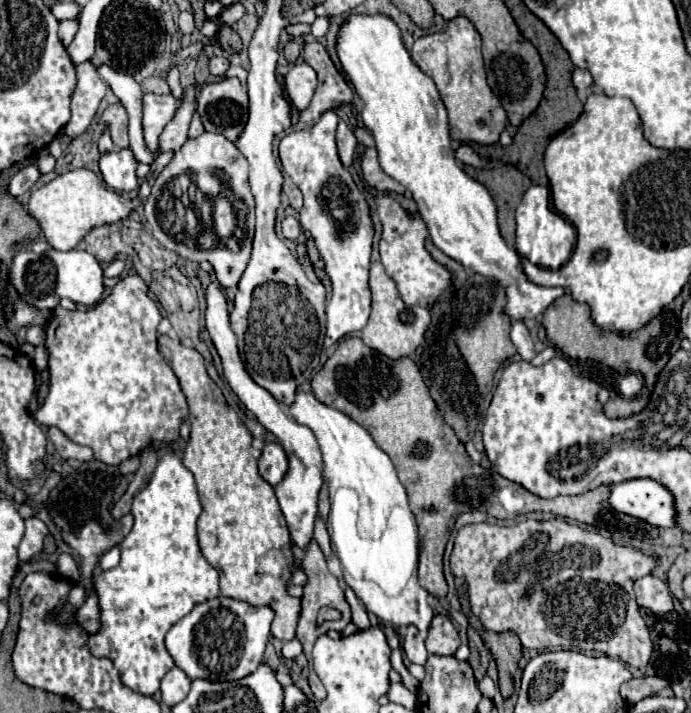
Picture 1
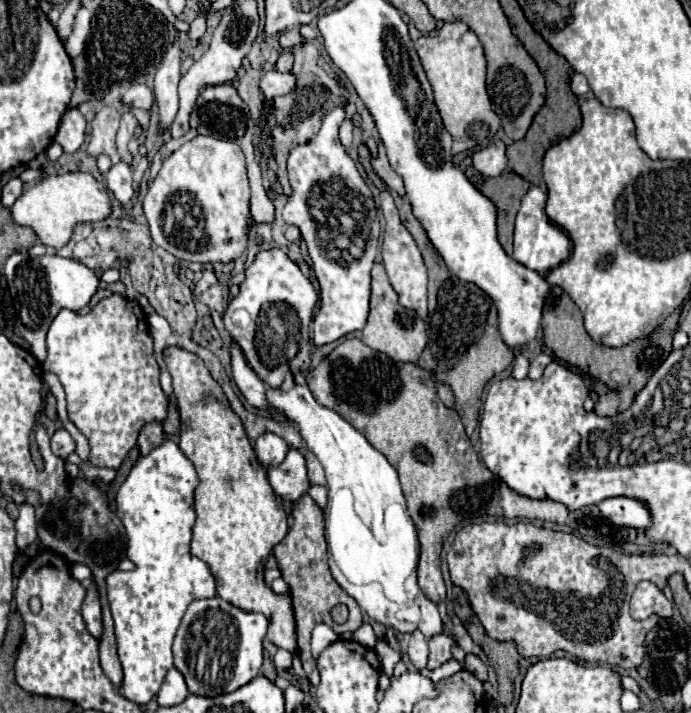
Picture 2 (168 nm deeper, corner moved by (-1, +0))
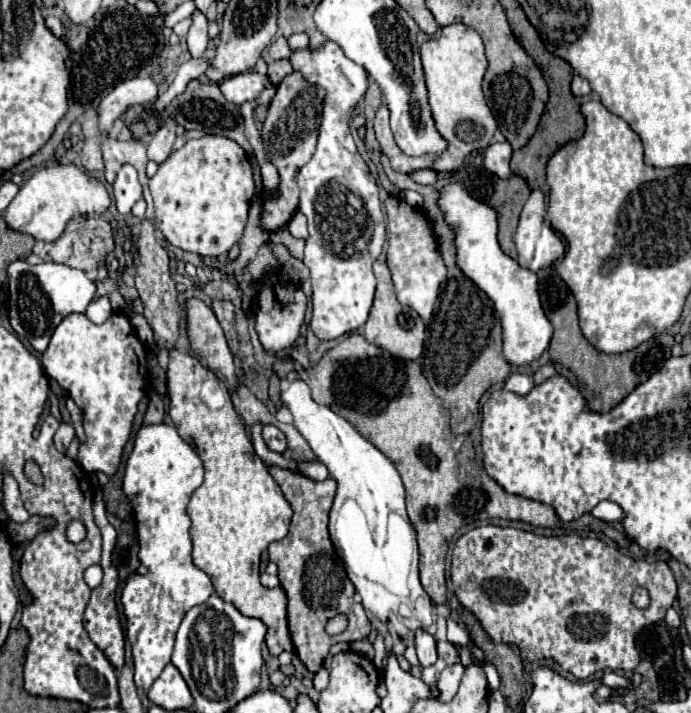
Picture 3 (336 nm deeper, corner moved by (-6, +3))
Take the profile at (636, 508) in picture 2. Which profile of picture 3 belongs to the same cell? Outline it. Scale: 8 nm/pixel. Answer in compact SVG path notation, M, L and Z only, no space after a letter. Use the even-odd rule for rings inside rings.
M601 501L597 507L593 507L591 515L597 519L603 519L603 521L621 521L623 519L621 507L611 501Z

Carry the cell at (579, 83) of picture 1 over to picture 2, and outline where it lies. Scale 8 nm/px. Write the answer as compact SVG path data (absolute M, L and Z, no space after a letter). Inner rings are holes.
M574 74L574 76L572 76L570 88L572 88L572 92L574 92L576 96L582 96L582 94L588 94L588 92L590 92L588 80L586 80L582 74Z

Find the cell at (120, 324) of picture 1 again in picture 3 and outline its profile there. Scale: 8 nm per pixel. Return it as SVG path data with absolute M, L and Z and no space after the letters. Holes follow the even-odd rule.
M83 313L67 315L55 329L47 351L43 353L41 363L43 363L45 373L53 377L63 389L67 389L71 399L83 411L85 441L79 445L77 463L85 471L103 471L109 477L115 475L121 463L123 447L131 435L133 417L137 413L137 403L145 397L145 381L147 381L147 371L139 371L139 365L145 367L147 363L147 353L145 353L143 343L133 333L129 319L123 313L113 313L105 323L95 325Z

